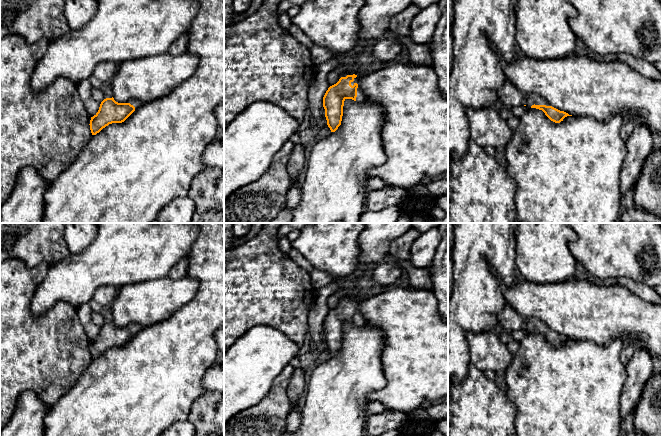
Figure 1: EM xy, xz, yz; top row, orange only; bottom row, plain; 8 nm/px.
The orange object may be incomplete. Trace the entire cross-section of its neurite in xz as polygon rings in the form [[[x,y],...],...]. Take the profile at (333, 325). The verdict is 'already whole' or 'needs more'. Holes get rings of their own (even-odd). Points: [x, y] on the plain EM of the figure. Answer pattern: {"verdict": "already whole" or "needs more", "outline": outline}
{"verdict": "needs more", "outline": [[[373,267],[363,269],[351,288],[345,289],[345,296],[339,305],[330,310],[323,321],[323,331],[327,349],[335,356],[341,349],[343,330],[346,323],[363,326],[366,321],[360,311],[362,301],[357,295],[366,289],[378,288],[380,284],[373,279]]]}

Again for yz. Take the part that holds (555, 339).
{"verdict": "needs more", "outline": [[[506,304],[498,313],[498,323],[505,331],[512,333],[516,330],[525,329],[527,332],[536,332],[542,334],[545,339],[553,346],[560,347],[569,339],[552,331],[544,322],[537,318],[525,318],[520,315],[511,305]]]}

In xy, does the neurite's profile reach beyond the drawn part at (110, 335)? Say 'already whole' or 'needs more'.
needs more

